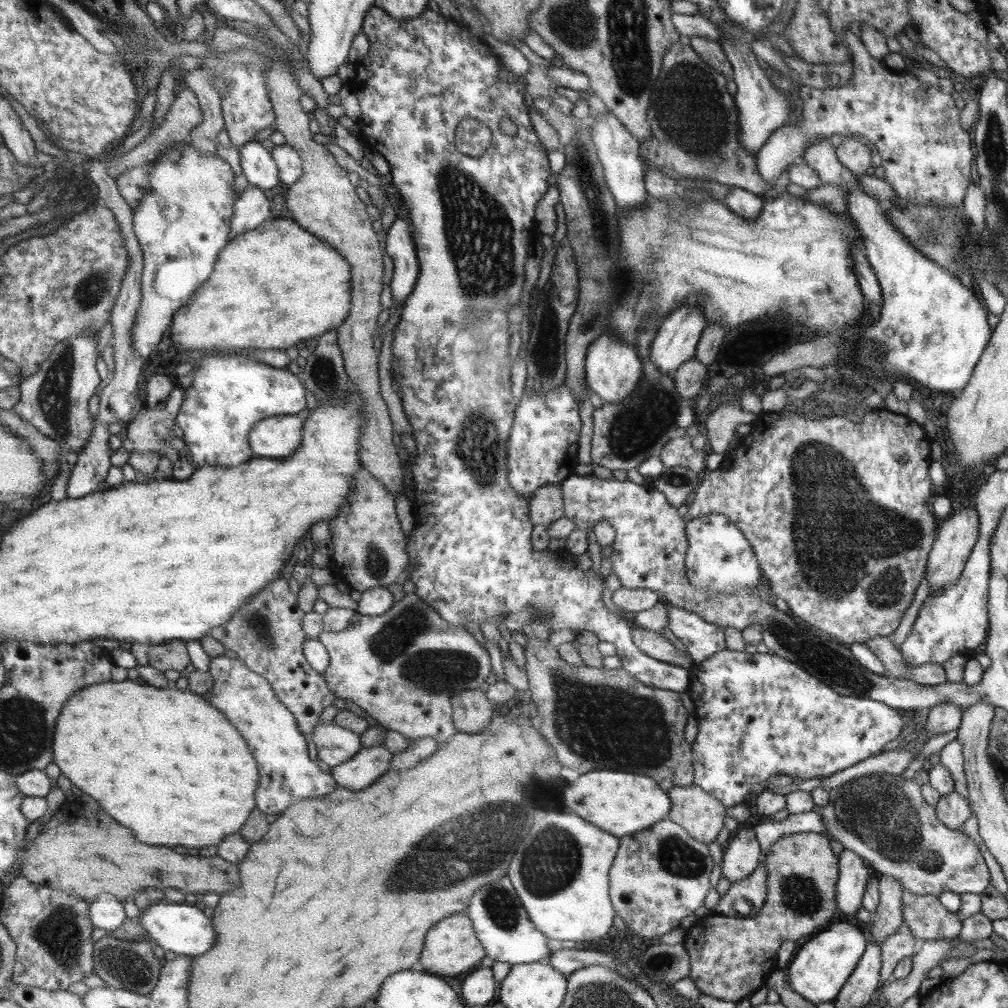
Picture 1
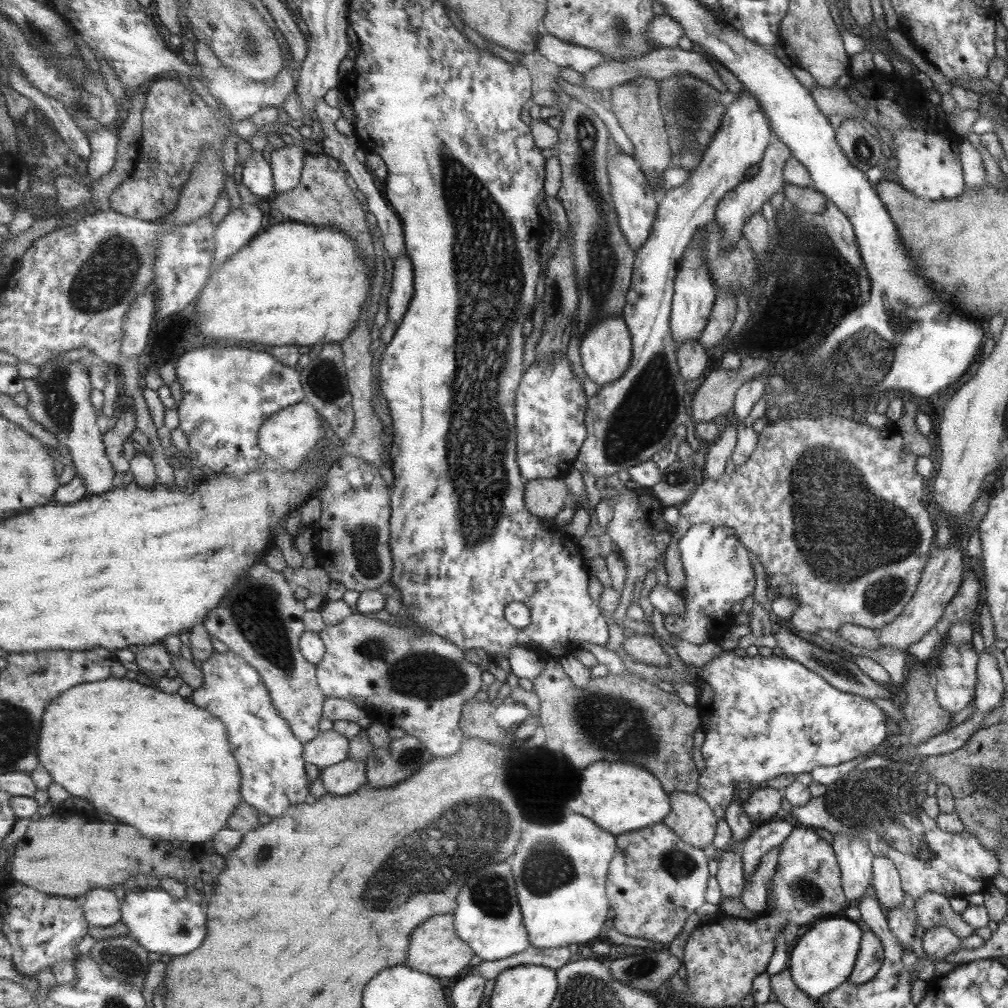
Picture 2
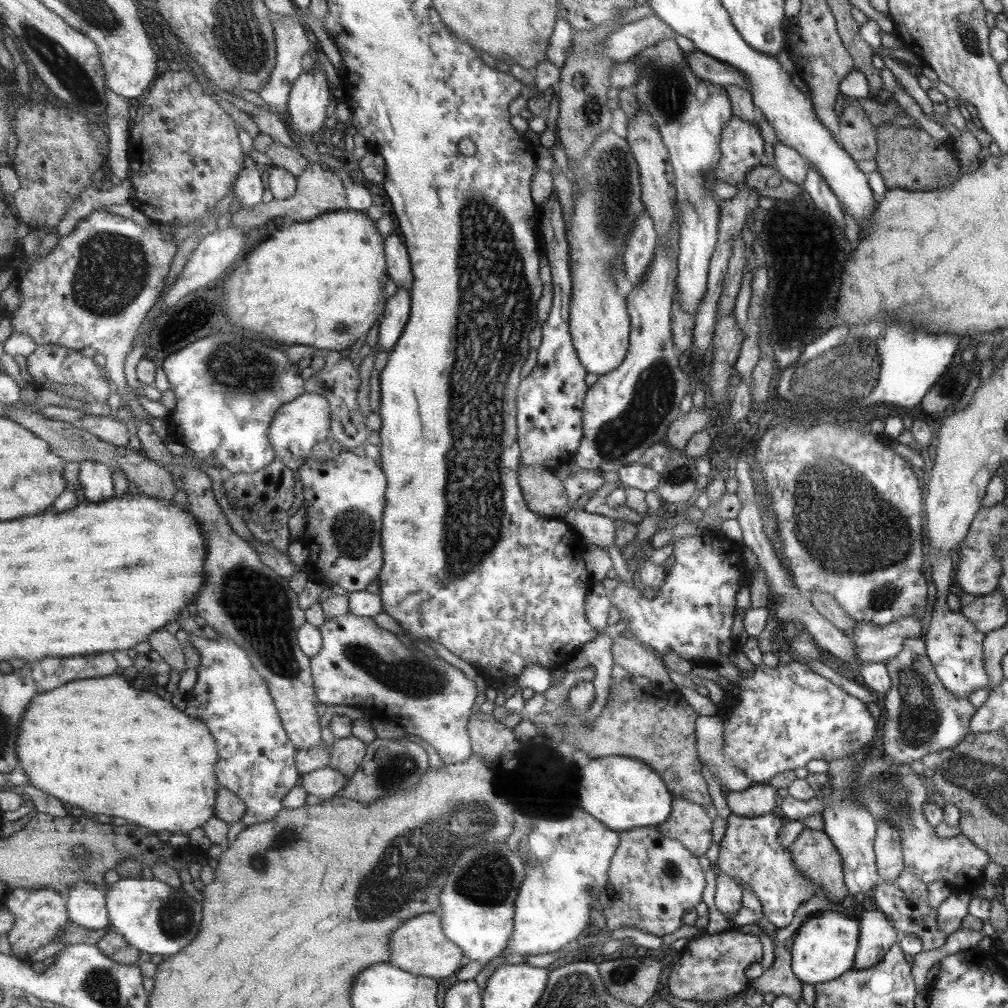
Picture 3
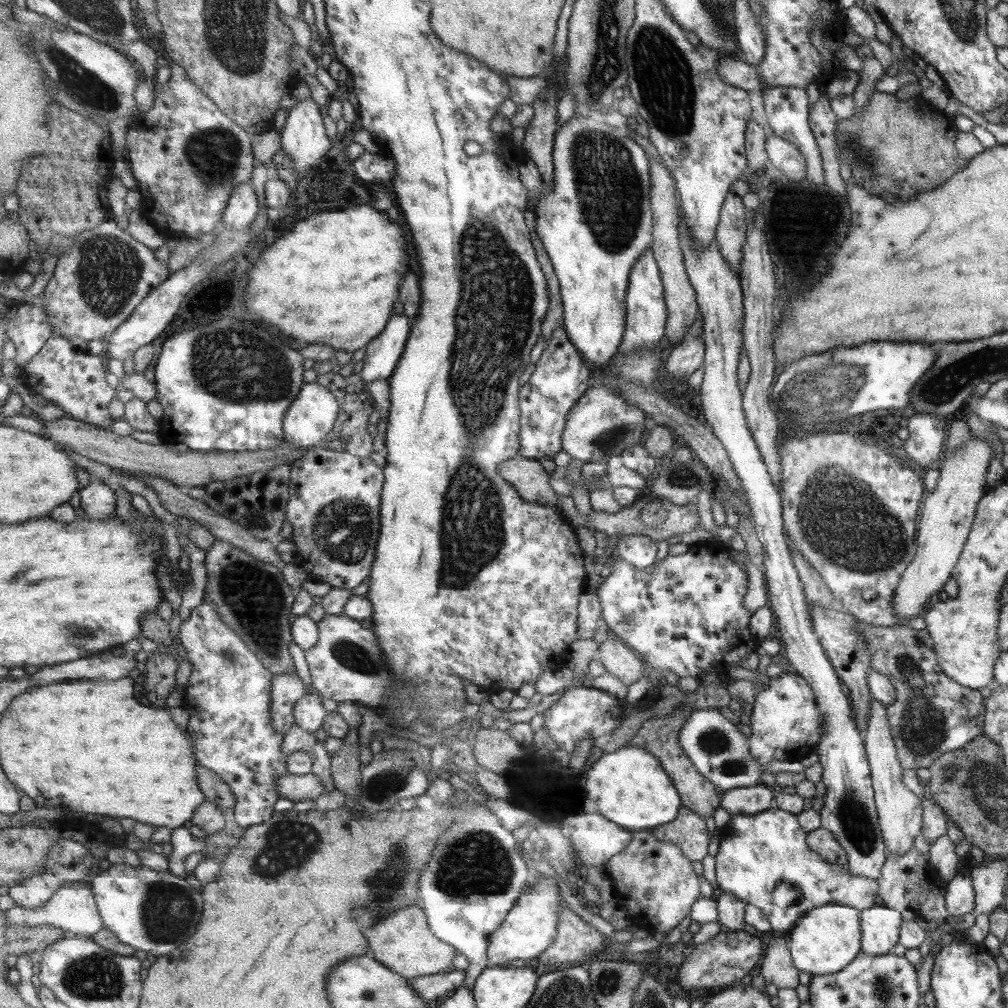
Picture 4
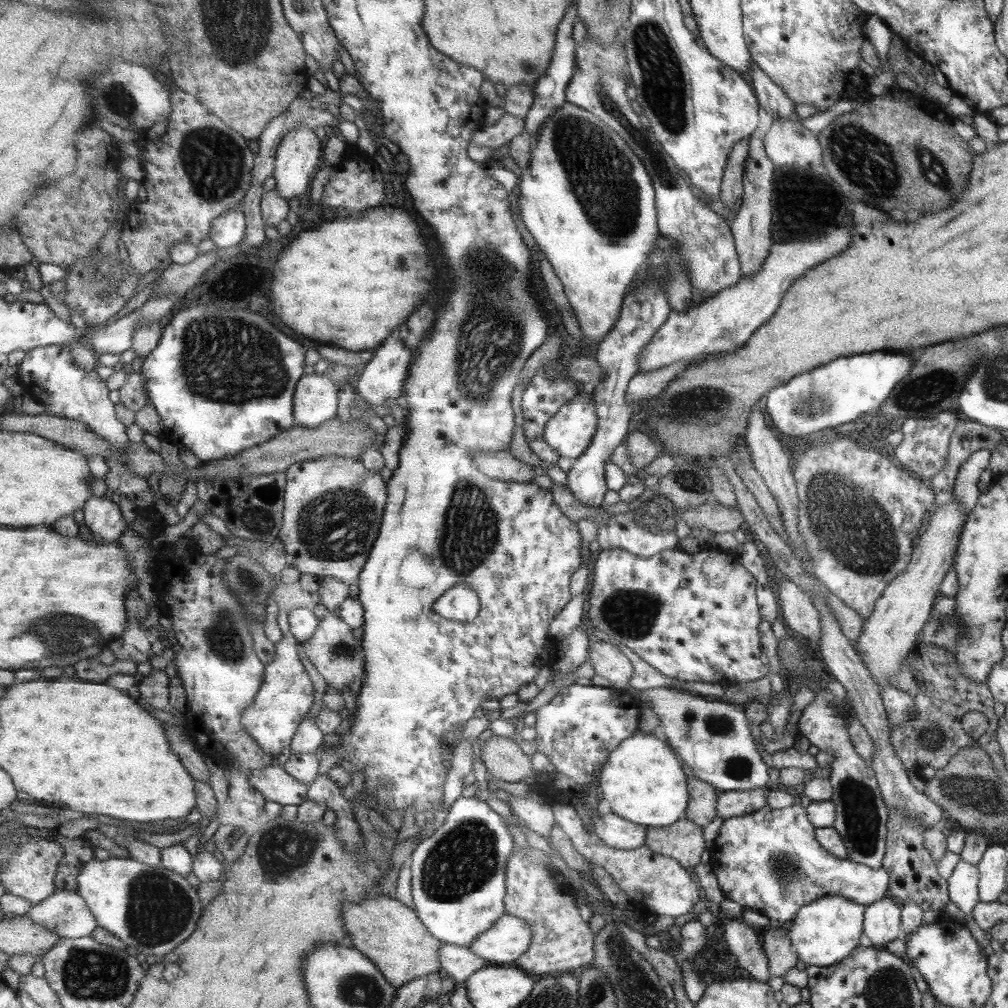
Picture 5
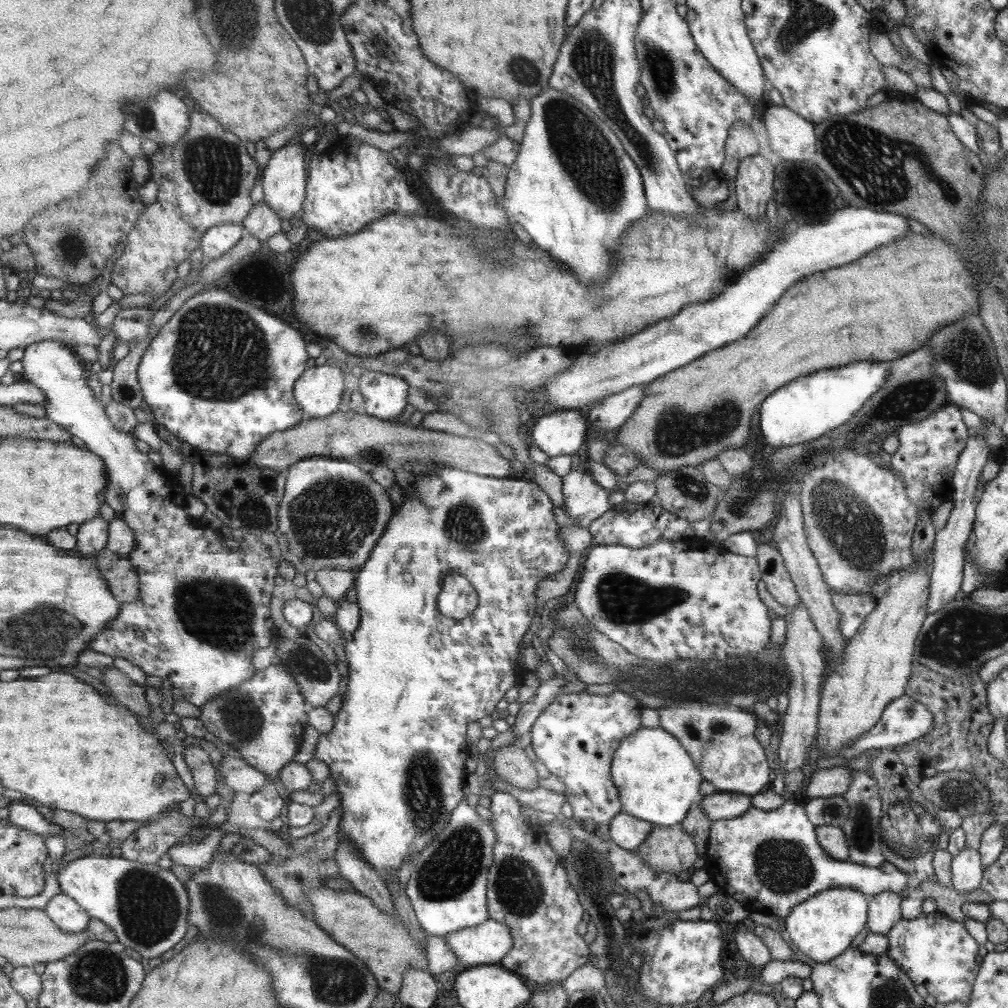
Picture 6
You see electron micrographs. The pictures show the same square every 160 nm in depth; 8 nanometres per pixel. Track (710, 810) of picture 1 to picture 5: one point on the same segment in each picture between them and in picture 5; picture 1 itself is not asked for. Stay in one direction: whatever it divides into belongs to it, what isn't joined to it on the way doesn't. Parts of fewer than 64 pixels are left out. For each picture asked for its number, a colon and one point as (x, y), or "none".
2: (690, 818)
3: (687, 823)
4: (687, 831)
5: (682, 841)

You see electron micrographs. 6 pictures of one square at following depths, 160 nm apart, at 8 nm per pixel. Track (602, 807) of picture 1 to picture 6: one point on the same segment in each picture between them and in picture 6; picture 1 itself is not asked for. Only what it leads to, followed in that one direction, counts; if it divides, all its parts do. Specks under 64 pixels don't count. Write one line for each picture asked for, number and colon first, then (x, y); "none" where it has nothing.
2: (621, 798)
3: (622, 793)
4: (630, 786)
5: (642, 780)
6: (658, 782)

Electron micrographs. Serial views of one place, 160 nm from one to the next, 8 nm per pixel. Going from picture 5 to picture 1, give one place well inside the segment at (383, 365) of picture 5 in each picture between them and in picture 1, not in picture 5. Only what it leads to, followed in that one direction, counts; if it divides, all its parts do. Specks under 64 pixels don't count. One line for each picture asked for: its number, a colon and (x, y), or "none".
1: (400, 249)
2: (401, 293)
3: (392, 326)
4: (382, 356)

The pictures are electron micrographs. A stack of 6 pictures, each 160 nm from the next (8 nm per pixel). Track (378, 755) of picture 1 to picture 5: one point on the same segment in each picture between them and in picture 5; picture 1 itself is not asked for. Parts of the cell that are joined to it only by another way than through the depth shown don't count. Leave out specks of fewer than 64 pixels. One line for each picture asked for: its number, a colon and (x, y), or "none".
2: (346, 778)
3: (326, 783)
4: (296, 788)
5: (277, 785)

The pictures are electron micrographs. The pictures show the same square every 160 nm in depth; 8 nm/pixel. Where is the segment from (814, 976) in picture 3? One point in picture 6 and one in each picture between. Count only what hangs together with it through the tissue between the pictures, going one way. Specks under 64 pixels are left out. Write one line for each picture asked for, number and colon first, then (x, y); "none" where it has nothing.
4: (826, 938)
5: (823, 933)
6: (821, 927)

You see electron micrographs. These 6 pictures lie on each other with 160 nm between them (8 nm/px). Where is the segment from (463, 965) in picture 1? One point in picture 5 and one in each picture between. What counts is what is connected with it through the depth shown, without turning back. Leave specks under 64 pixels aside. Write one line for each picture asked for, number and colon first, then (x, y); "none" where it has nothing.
2: (434, 948)
3: (420, 947)
4: (403, 941)
5: (386, 930)

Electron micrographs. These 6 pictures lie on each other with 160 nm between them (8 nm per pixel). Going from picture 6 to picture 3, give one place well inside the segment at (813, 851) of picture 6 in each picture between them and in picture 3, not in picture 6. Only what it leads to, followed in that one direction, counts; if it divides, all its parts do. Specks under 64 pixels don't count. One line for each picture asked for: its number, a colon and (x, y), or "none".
3: (749, 854)
4: (763, 859)
5: (770, 860)

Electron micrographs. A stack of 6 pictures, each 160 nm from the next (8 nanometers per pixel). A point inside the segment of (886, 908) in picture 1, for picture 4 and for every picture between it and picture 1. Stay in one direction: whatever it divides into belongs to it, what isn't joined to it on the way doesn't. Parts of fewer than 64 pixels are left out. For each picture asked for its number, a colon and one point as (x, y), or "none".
2: (886, 887)
3: (888, 842)
4: (899, 813)

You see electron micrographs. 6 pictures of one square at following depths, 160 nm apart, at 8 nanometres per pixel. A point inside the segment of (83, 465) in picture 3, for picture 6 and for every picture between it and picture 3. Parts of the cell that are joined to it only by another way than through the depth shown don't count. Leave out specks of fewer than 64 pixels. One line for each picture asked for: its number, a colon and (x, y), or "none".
4: (99, 501)
5: (103, 516)
6: (93, 536)

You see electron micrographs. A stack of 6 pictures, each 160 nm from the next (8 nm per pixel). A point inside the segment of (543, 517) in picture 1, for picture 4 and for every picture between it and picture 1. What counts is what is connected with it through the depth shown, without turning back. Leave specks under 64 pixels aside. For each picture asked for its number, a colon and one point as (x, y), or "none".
2: (544, 497)
3: (544, 494)
4: (527, 476)

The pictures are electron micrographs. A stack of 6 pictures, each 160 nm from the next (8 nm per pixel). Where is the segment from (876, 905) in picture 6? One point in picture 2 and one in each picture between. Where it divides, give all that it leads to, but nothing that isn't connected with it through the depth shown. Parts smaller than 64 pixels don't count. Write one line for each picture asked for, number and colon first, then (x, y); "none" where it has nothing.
2: (871, 953)
3: (876, 934)
4: (880, 925)
5: (882, 923)

